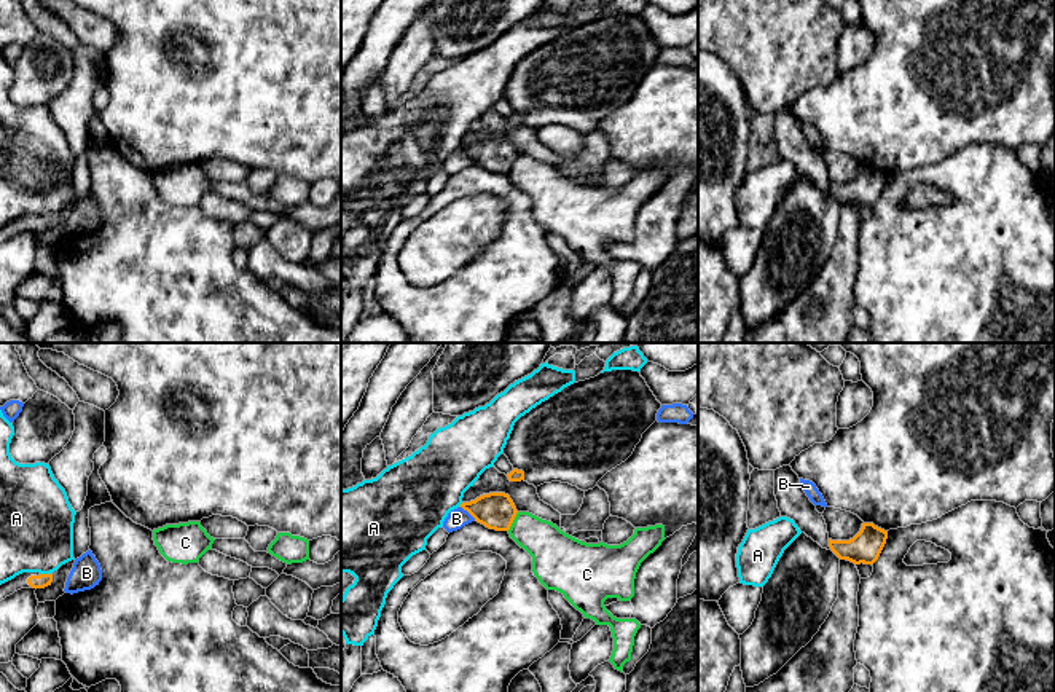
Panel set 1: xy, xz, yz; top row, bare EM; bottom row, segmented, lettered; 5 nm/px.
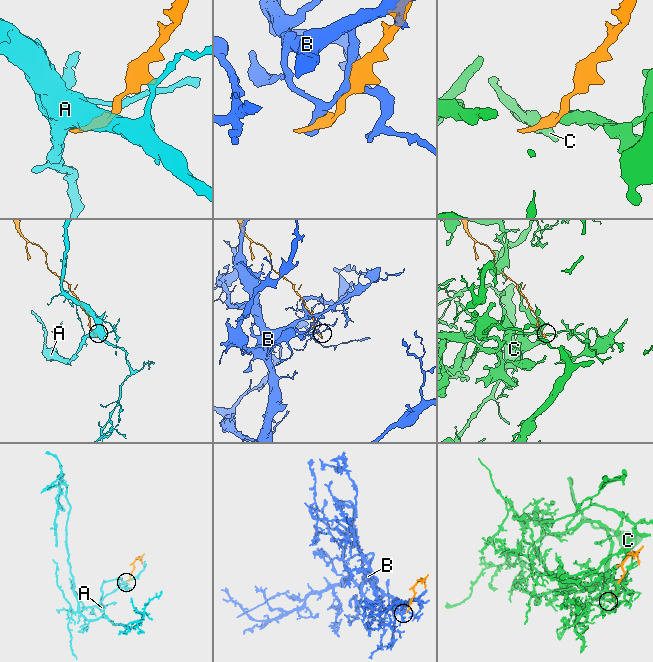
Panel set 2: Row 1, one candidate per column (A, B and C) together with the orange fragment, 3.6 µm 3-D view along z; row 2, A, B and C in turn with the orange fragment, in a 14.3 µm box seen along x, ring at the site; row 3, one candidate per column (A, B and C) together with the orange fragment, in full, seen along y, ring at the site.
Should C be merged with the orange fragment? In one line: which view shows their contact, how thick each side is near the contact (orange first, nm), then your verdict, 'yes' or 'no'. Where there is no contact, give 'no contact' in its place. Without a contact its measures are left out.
meets orange in xz; 190 nm thick on the orange side, 220 nm on the other; no

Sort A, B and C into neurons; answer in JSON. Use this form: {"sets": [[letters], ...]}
{"sets": [["A"], ["B"], ["C"]]}

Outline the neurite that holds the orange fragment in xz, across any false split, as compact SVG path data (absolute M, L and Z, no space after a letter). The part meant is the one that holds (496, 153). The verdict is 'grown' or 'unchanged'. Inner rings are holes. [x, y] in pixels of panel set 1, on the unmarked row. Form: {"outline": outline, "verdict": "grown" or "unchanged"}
{"outline": "M489 136L470 145L462 145L459 150L467 153L475 164L489 172L508 174L518 153L505 136Z", "verdict": "unchanged"}

